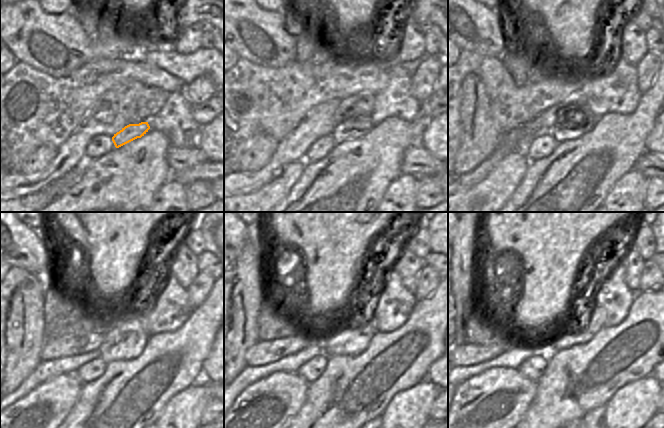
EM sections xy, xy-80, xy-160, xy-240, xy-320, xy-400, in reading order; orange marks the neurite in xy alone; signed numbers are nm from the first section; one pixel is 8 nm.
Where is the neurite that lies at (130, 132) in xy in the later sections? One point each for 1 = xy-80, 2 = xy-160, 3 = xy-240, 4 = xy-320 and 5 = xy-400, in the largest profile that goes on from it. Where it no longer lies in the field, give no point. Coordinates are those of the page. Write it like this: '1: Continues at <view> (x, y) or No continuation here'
1: Continues at xy-80 (348, 129)
2: Continues at xy-160 (571, 129)
3: Continues at xy-240 (126, 341)
4: Continues at xy-320 (351, 338)
5: Continues at xy-400 (595, 320)

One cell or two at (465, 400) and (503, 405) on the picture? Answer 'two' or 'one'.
one

